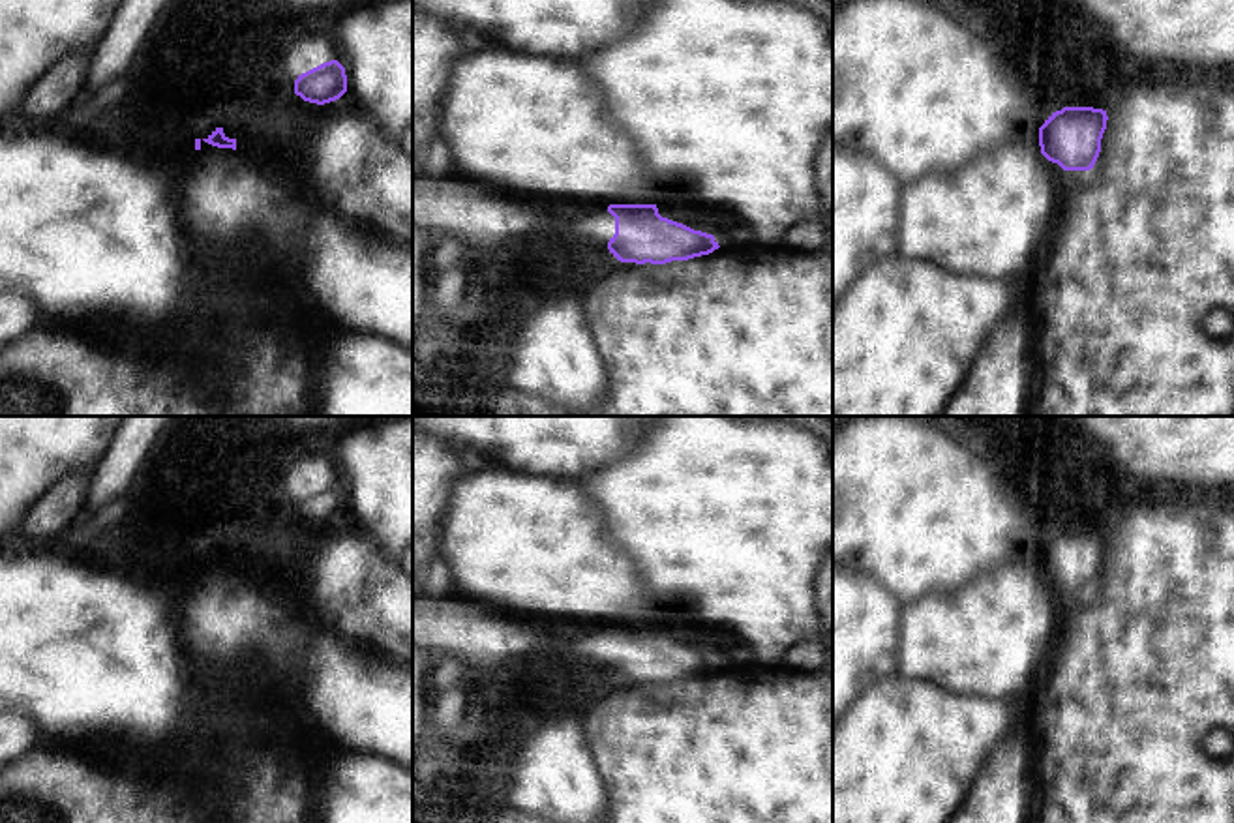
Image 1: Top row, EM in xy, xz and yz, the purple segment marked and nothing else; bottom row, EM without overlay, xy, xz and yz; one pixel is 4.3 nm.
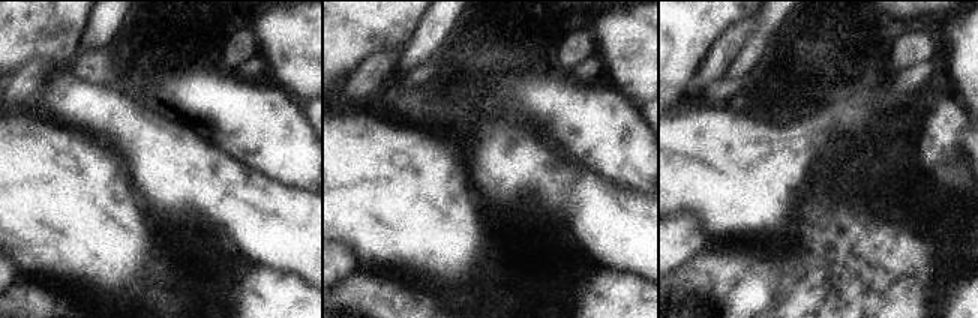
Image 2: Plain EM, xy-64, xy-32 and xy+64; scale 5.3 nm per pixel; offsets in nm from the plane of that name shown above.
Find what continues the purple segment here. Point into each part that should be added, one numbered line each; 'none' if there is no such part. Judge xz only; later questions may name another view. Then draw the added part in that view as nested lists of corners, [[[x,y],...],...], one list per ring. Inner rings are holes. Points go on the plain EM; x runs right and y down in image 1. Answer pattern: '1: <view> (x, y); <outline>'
1: xz (488, 642); [[[413,594],[413,645],[437,660],[456,658],[463,671],[458,697],[473,711],[486,684],[519,666],[574,662],[608,667],[615,637],[606,626],[557,634],[536,617],[489,607],[459,594],[424,600]]]

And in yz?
none

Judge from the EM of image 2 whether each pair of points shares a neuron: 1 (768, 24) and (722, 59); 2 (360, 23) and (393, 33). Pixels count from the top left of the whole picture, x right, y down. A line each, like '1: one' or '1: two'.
1: two
2: one

